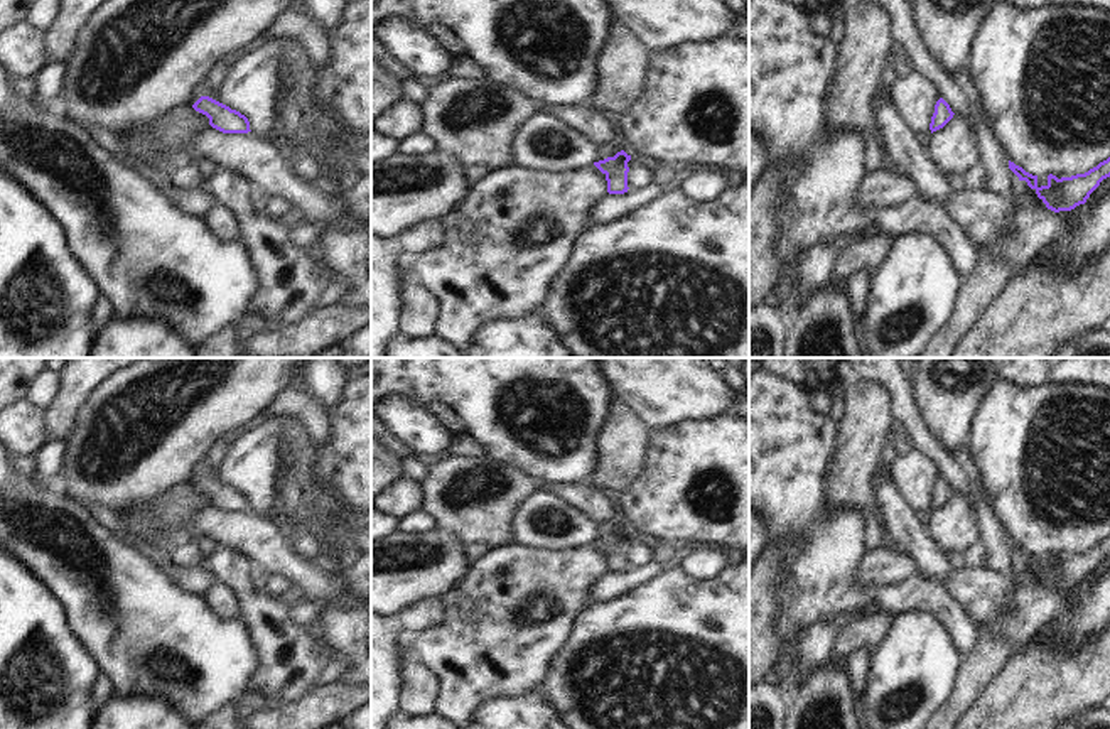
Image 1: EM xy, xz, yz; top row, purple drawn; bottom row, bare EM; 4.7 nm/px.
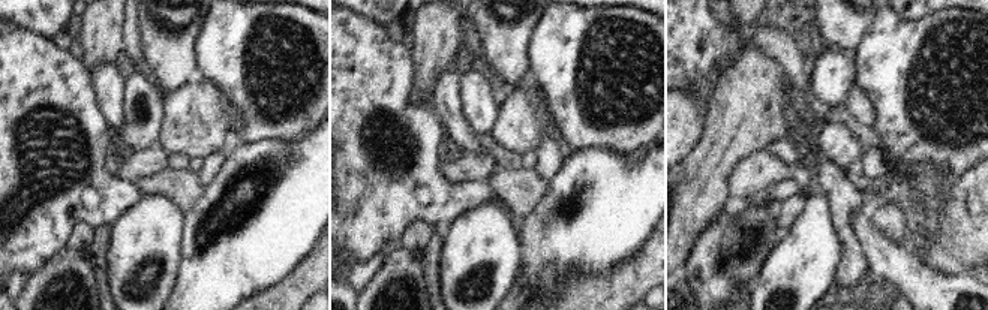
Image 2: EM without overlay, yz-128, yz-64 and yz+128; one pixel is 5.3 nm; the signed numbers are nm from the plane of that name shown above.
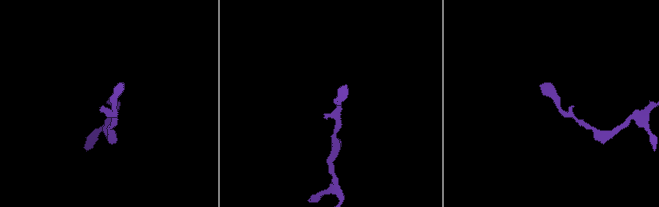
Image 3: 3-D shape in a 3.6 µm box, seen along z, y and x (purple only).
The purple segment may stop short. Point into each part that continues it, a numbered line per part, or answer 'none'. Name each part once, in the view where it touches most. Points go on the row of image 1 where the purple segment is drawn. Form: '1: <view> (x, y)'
1: xy (201, 88)

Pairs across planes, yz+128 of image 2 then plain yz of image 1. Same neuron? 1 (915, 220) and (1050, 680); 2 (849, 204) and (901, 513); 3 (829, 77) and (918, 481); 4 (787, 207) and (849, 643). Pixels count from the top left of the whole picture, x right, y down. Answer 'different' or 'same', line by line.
1: different
2: same
3: same
4: same

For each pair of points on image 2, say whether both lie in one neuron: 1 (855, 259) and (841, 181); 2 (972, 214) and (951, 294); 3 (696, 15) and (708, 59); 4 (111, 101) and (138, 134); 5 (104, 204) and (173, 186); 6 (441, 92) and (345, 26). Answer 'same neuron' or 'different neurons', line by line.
1: same neuron
2: different neurons
3: same neuron
4: different neurons
5: different neurons
6: different neurons

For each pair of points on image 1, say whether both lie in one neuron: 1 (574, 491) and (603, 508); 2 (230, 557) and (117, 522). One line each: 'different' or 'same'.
1: same
2: different

